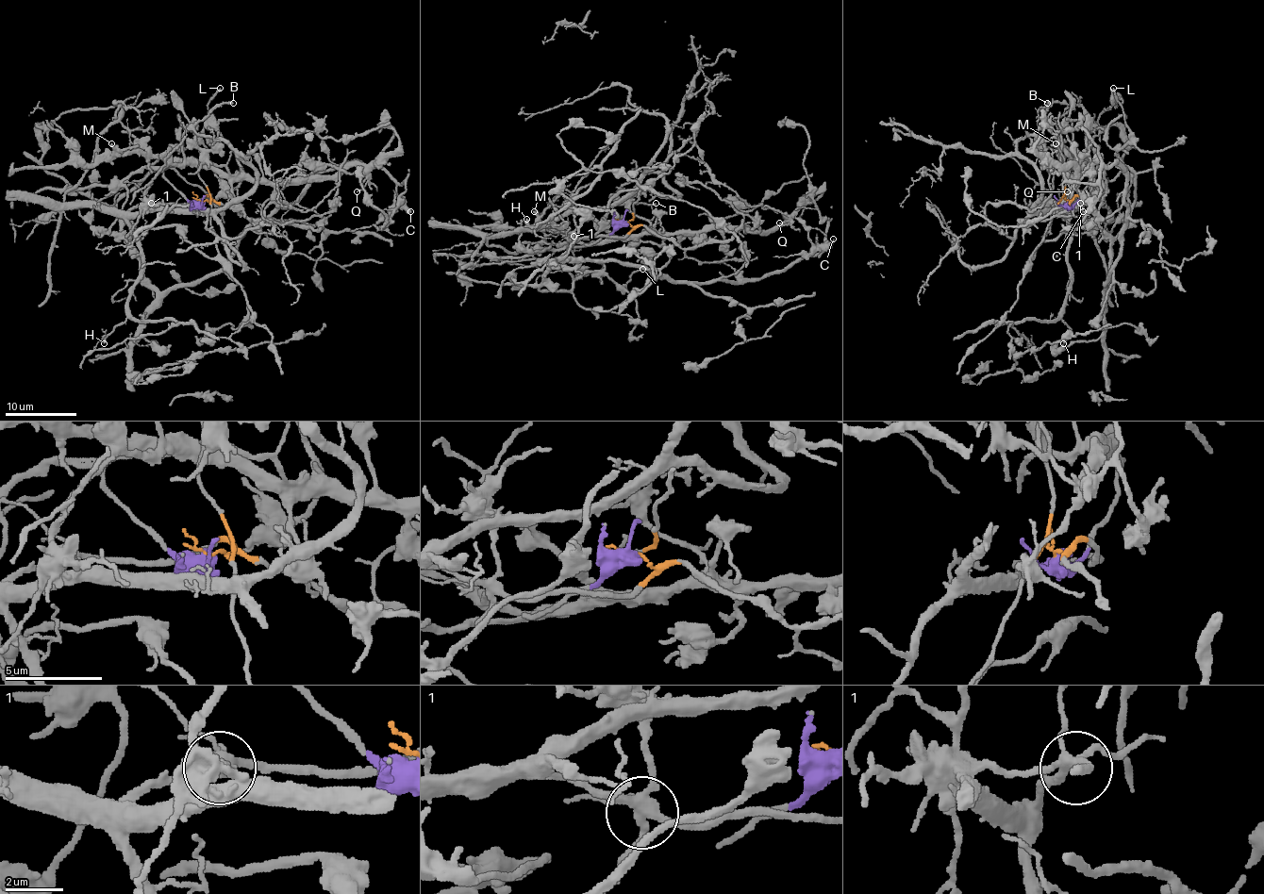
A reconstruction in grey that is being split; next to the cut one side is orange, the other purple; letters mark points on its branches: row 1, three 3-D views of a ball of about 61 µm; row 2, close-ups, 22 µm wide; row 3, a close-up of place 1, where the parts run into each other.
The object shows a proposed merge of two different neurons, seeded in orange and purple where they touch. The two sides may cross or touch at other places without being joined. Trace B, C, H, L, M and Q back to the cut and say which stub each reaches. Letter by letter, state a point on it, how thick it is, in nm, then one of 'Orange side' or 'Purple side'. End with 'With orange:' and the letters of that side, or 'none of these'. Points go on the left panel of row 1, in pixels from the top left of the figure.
B: Place: (233, 103). Thickness 240 nm. Orange side
C: Place: (410, 211). Thickness 320 nm. Orange side
H: Place: (104, 343). Thickness 300 nm. Orange side
L: Place: (220, 88). Thickness 170 nm. Orange side
M: Place: (111, 143). Thickness 200 nm. Purple side
Q: Place: (357, 191). Thickness 150 nm. Purple side
With orange: B, C, H, L

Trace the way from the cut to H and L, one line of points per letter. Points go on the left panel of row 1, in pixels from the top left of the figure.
H: (202, 201), (138, 205), (128, 213), (142, 274), (128, 317), (104, 343)
L: (202, 201), (210, 196), (212, 258), (174, 226), (126, 237), (116, 213), (164, 155), (194, 139), (219, 88)

